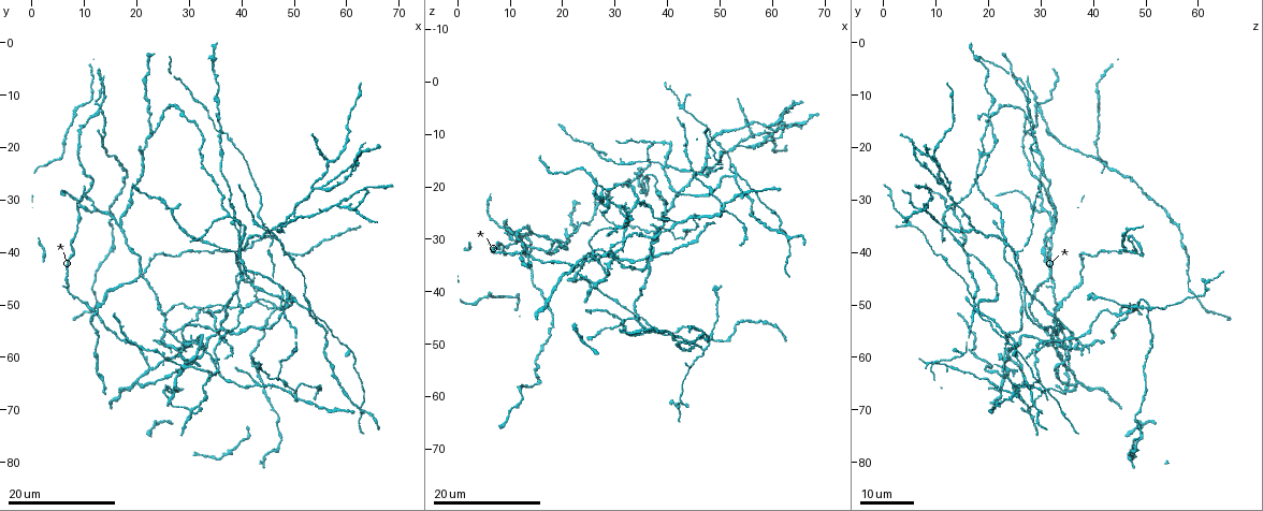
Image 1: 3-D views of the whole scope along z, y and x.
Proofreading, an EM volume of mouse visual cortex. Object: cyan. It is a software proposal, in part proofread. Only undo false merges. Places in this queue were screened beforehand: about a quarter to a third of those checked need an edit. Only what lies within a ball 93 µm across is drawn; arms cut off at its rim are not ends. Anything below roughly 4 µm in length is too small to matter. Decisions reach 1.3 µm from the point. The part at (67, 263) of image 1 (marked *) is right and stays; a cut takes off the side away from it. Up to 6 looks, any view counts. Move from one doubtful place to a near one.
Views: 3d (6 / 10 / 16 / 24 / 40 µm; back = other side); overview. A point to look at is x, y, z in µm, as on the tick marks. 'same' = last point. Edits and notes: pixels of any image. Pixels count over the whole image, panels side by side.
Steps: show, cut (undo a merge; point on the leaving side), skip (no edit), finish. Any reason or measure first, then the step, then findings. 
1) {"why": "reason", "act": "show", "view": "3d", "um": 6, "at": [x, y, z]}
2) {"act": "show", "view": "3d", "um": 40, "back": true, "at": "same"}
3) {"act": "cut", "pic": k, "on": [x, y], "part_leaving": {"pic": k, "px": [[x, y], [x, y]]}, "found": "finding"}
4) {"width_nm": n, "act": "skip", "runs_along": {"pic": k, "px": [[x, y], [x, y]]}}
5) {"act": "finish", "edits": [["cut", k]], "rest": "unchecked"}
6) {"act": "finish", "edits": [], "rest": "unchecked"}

{"why": "a fork", "act": "show", "view": "3d", "um": 16, "at": [20.0, 65.0, 37.0]}

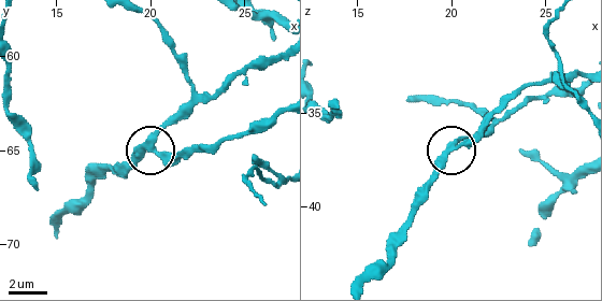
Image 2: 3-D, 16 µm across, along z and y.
{"why": "zoom in", "act": "show", "view": "3d", "um": 6, "at": [20.1, 65.1, 37.0]}

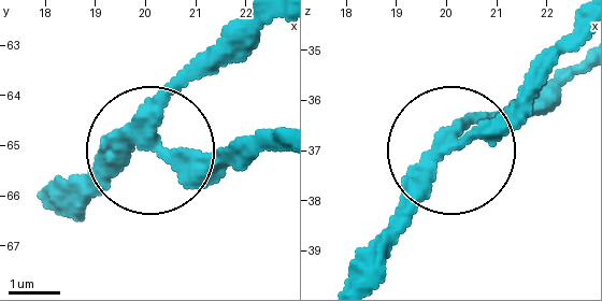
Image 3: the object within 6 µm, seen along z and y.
{"arms": 3, "act": "skip", "runs_along": {"pic": 3, "px": [[240, 24], [175, 88], [149, 148], [99, 157], [52, 200]]}, "found": "continuous, no second neuron"}

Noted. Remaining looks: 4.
{"why": "small branch off a trunk", "act": "show", "view": "3d", "um": 16, "at": [32.0, 57.5, 29.5]}

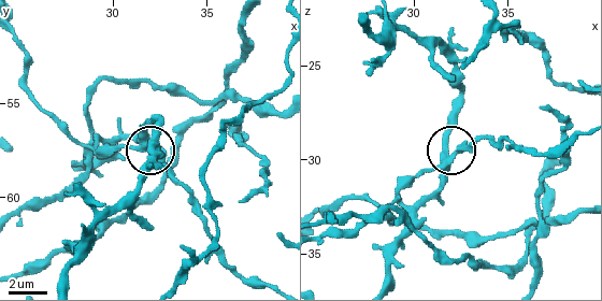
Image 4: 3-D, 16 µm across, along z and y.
{"act": "show", "view": "3d", "um": 10, "at": "same"}

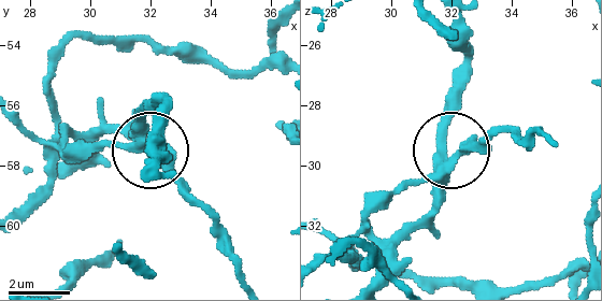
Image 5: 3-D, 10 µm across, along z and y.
{"side_arm_um": 50, "act": "skip", "found": "continuous, no second neuron"}

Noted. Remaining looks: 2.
{"act": "show", "view": "3d", "um": 16, "at": [36.0, 57.0, 35.5]}

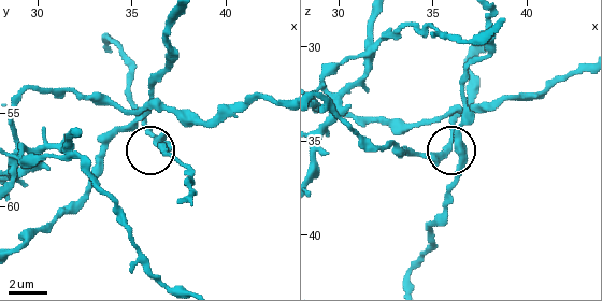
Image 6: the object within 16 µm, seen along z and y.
{"act": "show", "view": "3d", "um": 10, "at": [36.4, 56.4, 35.3]}

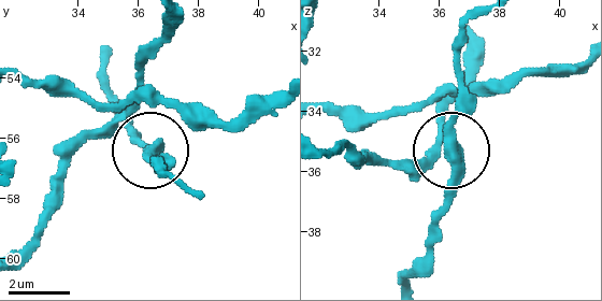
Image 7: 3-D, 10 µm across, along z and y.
{"act": "skip", "found": "one neuron here"}

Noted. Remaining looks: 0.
{"act": "finish", "edits": [], "rest": "unchecked"}

